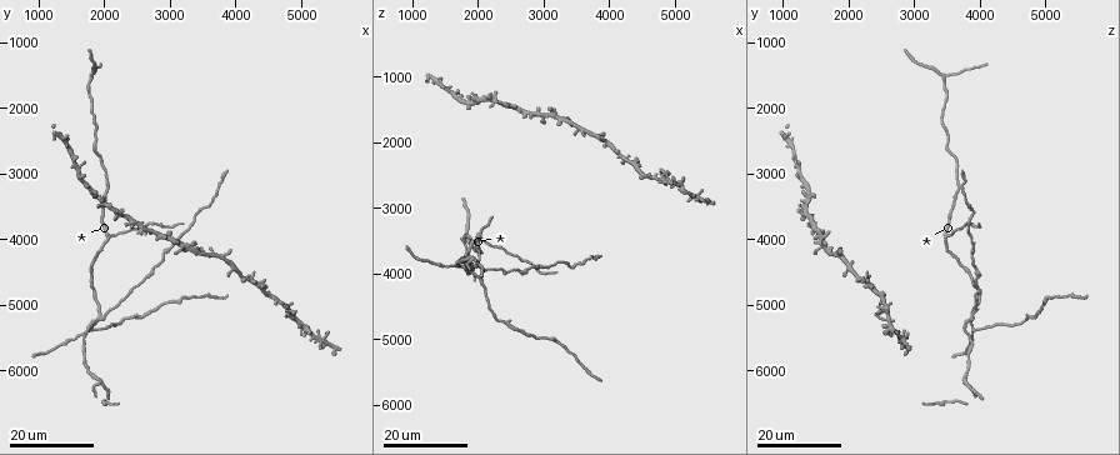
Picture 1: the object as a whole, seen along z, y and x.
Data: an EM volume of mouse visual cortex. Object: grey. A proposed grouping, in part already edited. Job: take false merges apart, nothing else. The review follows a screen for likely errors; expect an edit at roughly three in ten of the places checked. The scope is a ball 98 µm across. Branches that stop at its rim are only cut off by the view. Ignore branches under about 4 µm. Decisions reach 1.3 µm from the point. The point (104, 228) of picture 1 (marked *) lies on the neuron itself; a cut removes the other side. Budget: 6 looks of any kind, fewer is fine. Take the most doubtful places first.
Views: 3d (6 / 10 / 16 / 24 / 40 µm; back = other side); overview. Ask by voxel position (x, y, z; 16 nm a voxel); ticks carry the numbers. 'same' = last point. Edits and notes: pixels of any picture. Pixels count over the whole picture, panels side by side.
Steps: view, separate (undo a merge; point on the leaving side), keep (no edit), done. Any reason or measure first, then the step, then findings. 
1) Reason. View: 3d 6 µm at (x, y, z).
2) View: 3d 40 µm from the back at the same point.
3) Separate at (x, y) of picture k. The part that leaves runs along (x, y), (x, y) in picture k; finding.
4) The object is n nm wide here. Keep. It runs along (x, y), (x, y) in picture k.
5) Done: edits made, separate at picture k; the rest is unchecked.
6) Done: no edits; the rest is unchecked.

Four or more arms meet. View: 3d 16 µm at (1900, 5250, 3800).

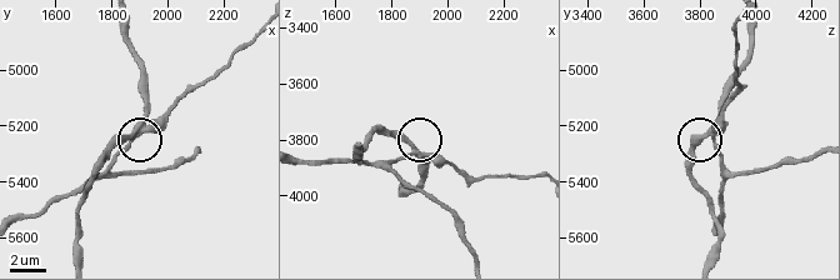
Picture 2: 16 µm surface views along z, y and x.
View: 3d 10 µm at (1930, 5220, 3860).

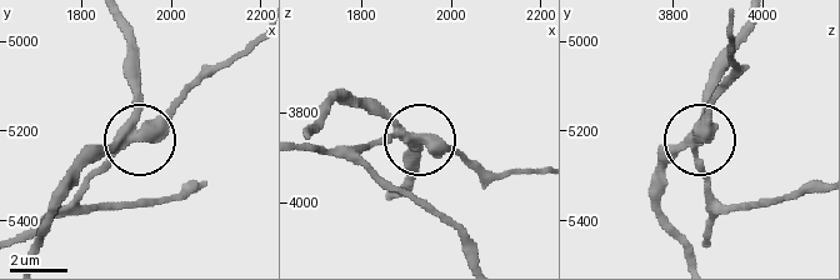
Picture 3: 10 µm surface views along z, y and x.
Zoom in. View: 3d 6 µm at (1925, 5210, 3850).

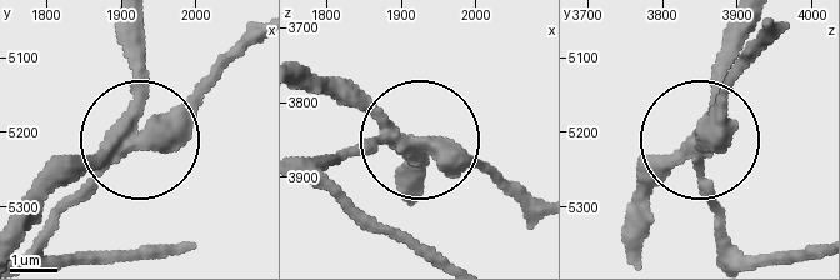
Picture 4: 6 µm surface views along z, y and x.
The object is 370 nm wide here. Separate at (189, 138) of picture 4. The part that leaves runs along (131, 153), (258, 45) in picture 4; two neurons meet here.

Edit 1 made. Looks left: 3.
View: 3d 24 µm at (1950, 6150, 3750).

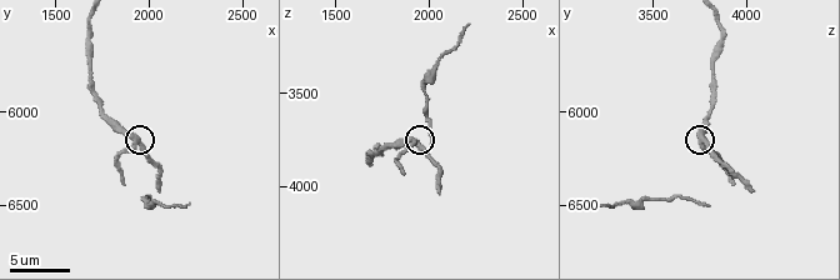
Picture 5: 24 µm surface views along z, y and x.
View: 3d 10 µm at (1940, 6160, 3760).

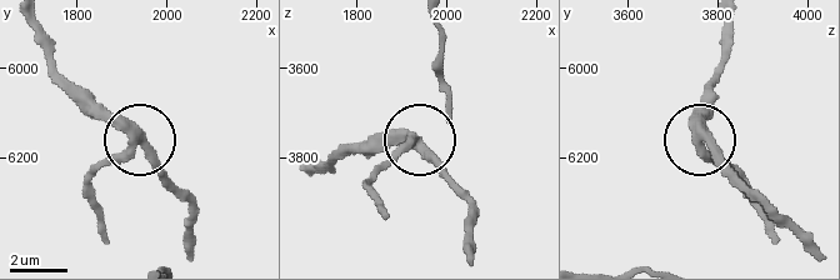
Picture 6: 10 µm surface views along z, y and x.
The object is 340 nm wide here. Separate at (105, 158) of picture 6. The part that leaves runs along (699, 126), (770, 238) in picture 6; two neurons meet here.

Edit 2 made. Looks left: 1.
Done: edits made, separate at picture 4, separate at picture 6; the rest is unchecked.

